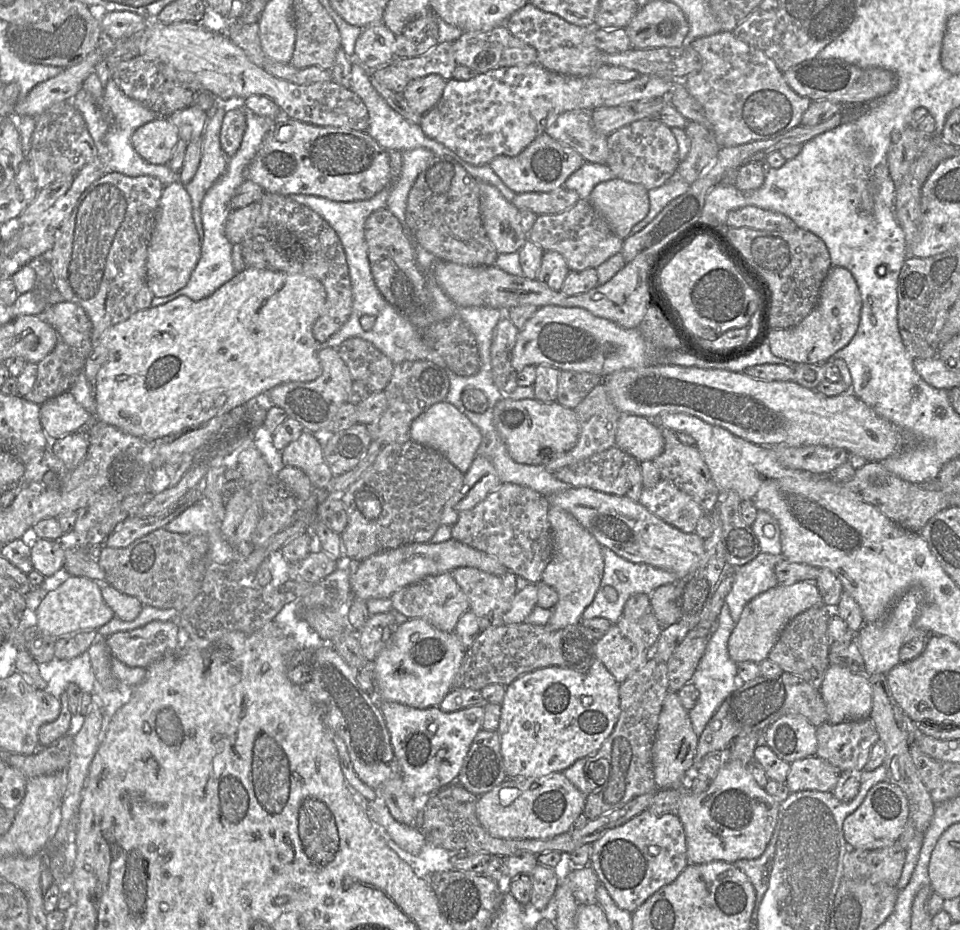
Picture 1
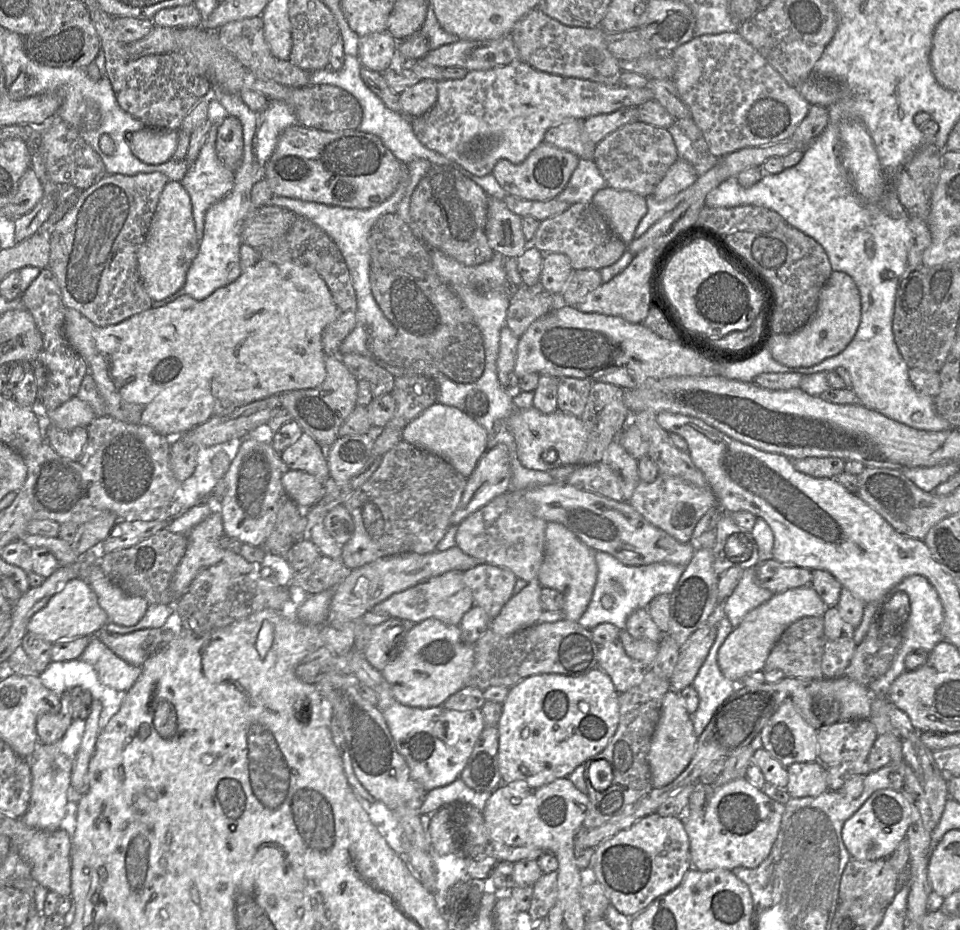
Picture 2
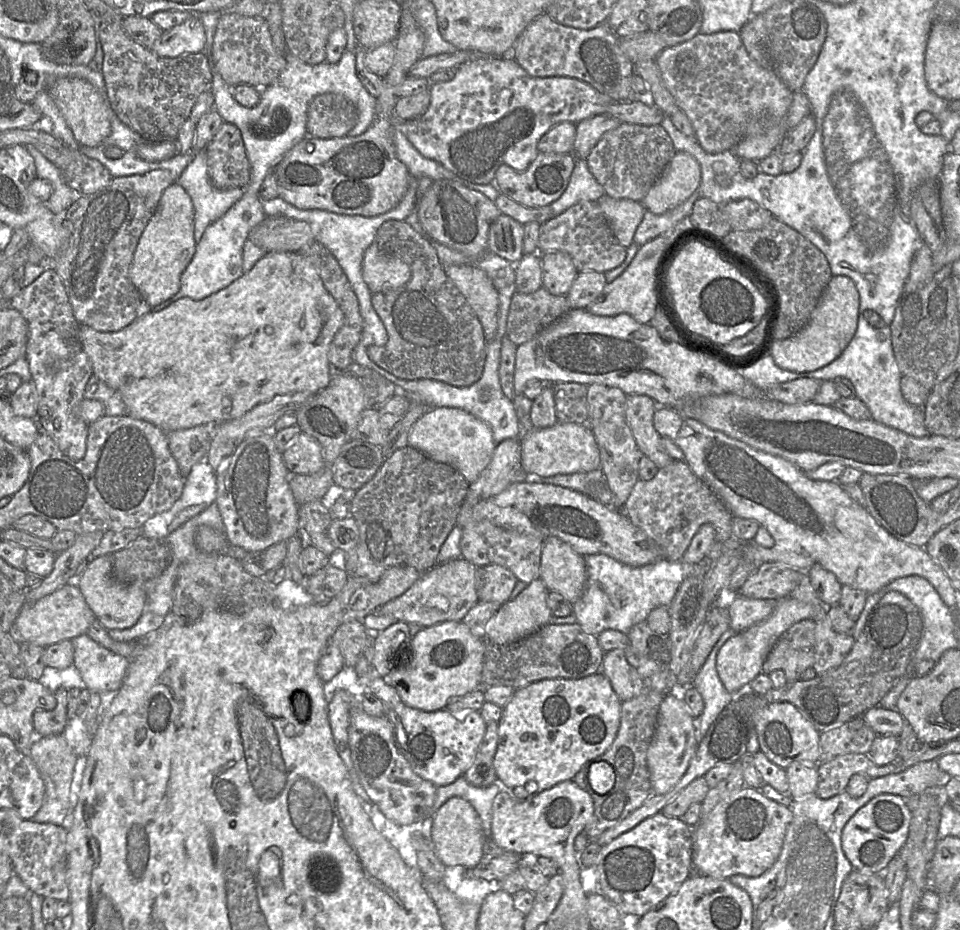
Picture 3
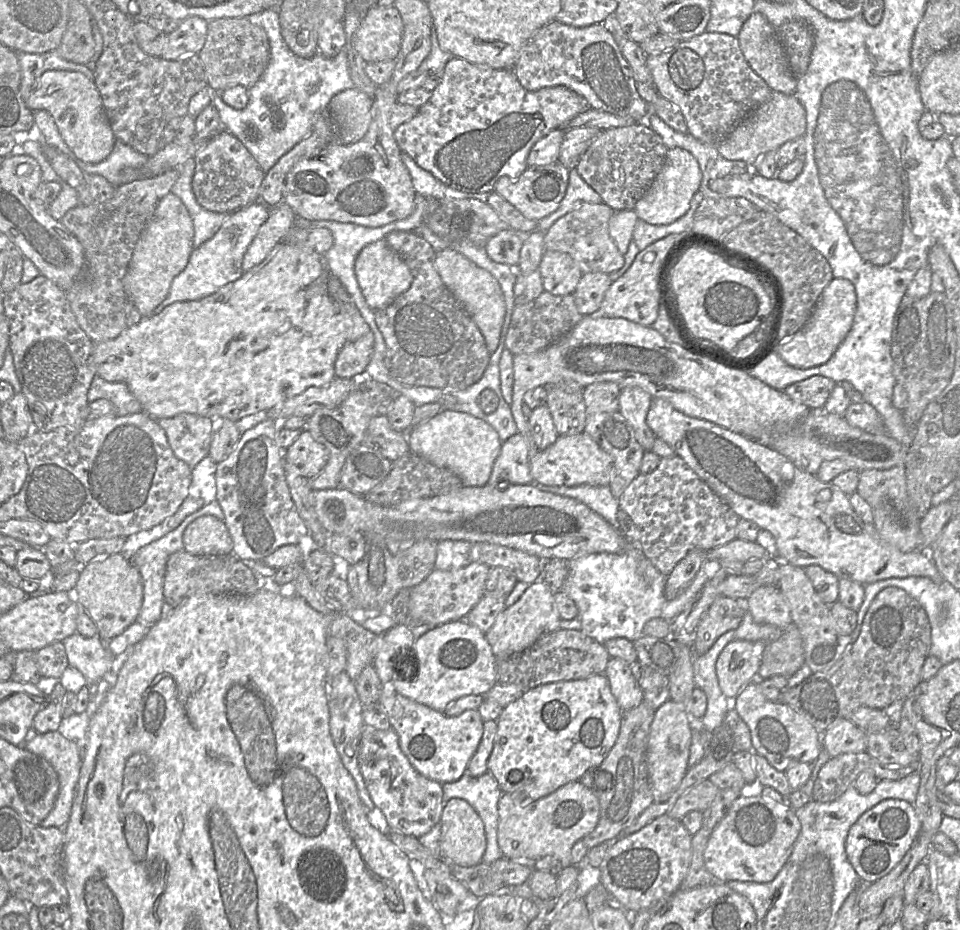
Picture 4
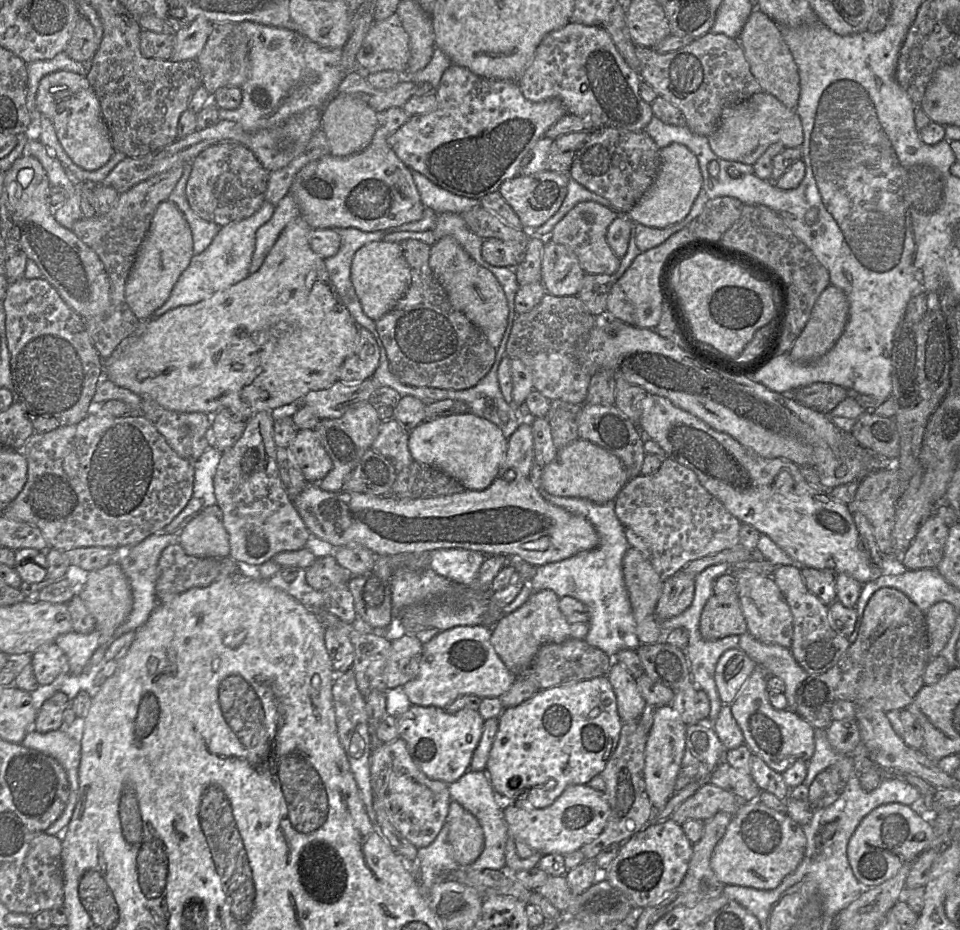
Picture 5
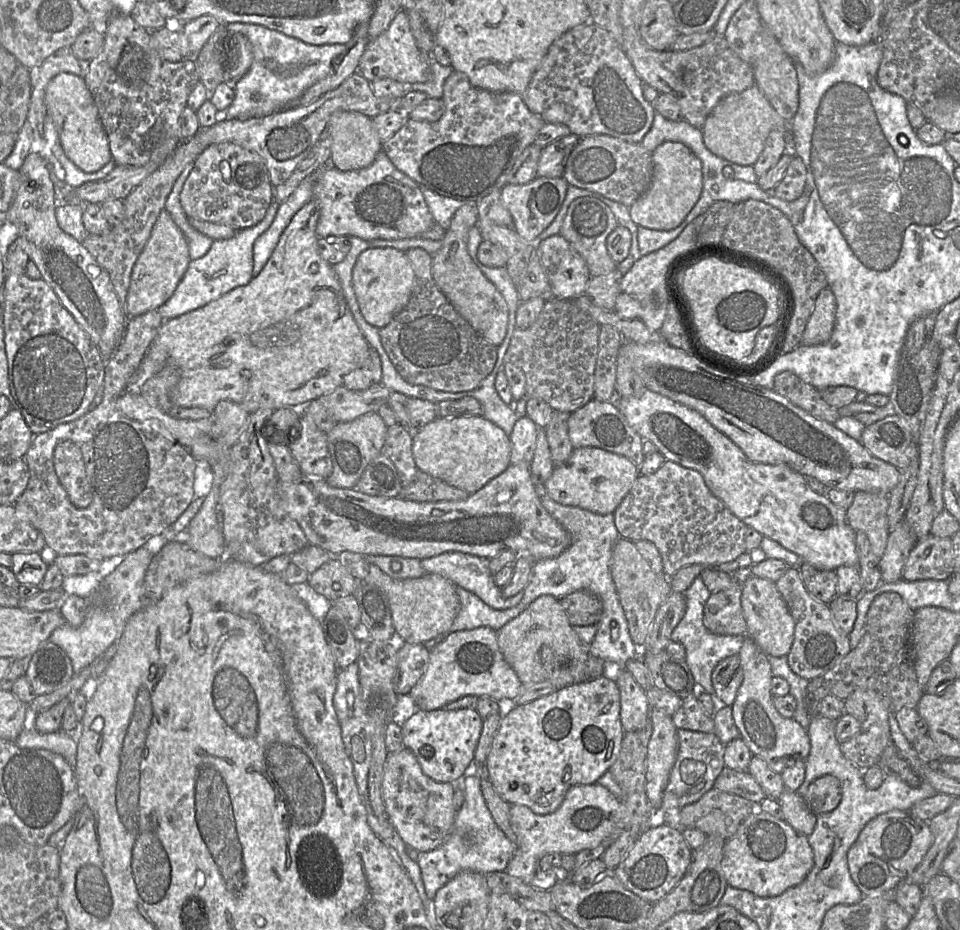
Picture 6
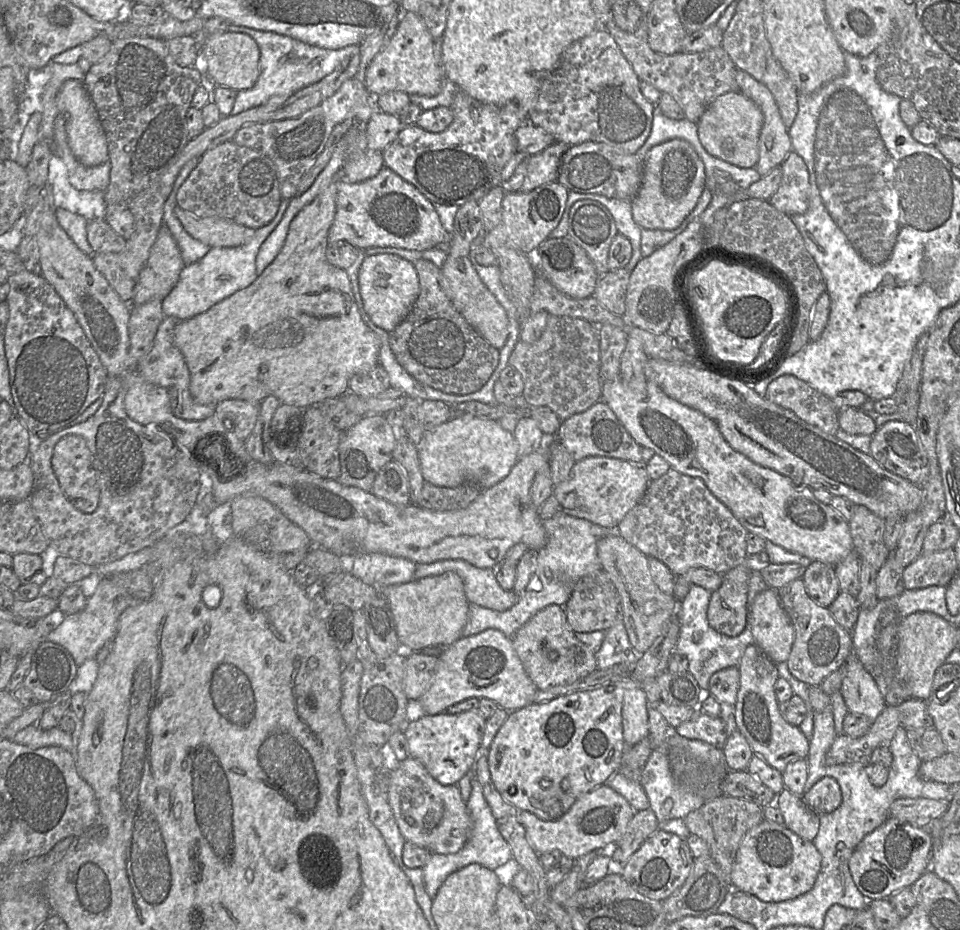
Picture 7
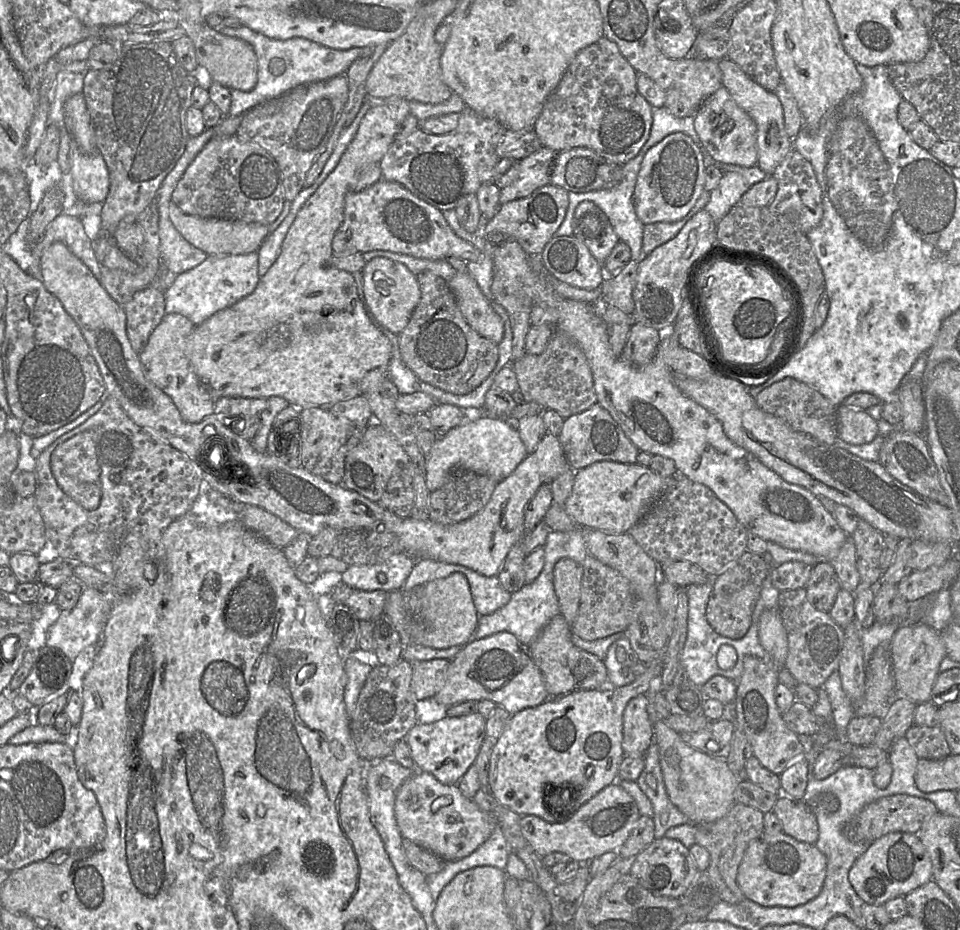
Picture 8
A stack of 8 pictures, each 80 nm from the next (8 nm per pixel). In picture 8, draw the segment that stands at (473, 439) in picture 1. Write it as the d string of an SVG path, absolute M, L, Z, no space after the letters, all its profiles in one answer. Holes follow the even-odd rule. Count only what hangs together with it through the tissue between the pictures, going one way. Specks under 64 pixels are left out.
M475 415L445 436L438 437L425 457L425 481L430 492L441 488L453 470L489 476L497 482L508 477L528 455L516 429L504 417Z

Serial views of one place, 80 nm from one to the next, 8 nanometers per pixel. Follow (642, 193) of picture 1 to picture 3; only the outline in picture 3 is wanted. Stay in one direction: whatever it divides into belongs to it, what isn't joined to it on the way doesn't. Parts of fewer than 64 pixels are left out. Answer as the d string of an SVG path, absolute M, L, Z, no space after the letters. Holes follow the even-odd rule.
M606 194L597 202L619 244L624 248L629 247L646 211L644 206L641 202L614 199Z

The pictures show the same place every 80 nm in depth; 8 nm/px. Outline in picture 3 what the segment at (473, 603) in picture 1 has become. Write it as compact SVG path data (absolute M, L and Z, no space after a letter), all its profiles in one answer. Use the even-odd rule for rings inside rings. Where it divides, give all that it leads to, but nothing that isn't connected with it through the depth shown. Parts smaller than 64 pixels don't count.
M488 565L477 568L478 602L490 602L502 606L509 600L517 581L511 571L501 566Z

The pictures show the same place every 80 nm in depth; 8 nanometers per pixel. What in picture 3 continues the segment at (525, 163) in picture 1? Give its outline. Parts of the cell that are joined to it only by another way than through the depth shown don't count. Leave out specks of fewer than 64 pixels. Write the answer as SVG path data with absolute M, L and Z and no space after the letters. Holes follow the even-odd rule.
M538 152L536 158L523 172L517 172L508 165L501 165L495 174L494 183L499 192L513 201L530 208L550 205L565 191L576 158L570 154Z

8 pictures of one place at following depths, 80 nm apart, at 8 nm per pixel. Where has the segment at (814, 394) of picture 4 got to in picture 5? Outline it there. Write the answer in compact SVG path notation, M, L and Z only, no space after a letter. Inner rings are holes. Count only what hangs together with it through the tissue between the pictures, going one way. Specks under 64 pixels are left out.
M817 382L798 388L791 395L805 407L829 414L849 395L849 391L839 385Z

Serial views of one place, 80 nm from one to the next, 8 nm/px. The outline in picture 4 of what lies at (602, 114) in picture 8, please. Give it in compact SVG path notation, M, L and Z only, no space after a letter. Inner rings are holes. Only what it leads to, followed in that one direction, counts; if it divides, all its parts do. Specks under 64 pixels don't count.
M551 21L540 28L523 46L514 66L520 84L528 91L538 91L546 87L565 86L586 99L590 109L601 110L625 118L633 118L637 123L645 123L650 113L650 104L638 94L633 71L606 23L596 23L586 27L573 27L558 21Z

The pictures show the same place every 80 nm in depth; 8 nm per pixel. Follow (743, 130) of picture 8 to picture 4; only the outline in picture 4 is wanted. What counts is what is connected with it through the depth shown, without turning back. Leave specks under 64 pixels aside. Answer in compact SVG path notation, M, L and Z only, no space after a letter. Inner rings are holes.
M772 93L770 99L759 106L718 145L717 150L727 160L740 160L755 165L767 152L777 151L787 141L806 133L806 112L795 95Z

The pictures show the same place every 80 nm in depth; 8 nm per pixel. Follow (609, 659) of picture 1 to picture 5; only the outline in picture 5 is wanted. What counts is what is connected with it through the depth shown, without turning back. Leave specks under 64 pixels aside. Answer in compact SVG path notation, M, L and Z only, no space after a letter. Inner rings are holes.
M613 661L606 678L617 701L617 711L622 723L638 720L646 706L635 678L618 662Z

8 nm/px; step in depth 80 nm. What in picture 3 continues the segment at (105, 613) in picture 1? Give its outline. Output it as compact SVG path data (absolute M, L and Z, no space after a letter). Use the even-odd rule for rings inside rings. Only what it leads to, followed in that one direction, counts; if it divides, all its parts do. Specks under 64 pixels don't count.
M69 582L42 599L26 604L15 619L10 633L19 643L30 642L47 648L64 640L71 640L87 633L96 619L76 582Z

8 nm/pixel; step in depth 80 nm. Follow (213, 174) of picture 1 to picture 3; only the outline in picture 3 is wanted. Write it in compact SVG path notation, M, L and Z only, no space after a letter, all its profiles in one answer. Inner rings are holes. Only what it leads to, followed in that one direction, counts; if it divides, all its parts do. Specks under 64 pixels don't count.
M204 149L192 154L192 160L175 183L183 187L191 198L196 244L200 242L205 229L222 217L244 192L244 188L220 190L213 186Z

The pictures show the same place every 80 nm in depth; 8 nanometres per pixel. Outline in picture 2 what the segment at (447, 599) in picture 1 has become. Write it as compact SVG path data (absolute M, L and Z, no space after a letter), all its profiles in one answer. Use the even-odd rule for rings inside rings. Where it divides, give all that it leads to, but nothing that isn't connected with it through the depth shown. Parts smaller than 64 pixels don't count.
M449 571L393 594L384 602L374 606L371 611L375 614L388 614L399 620L408 620L414 624L427 619L436 619L447 625L458 626L464 614L473 606L474 599L464 583L463 572Z

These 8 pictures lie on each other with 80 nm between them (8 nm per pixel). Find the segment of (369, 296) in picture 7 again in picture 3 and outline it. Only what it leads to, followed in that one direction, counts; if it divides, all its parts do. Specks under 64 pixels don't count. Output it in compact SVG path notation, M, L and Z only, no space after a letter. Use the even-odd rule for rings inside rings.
M373 242L363 256L362 276L373 294L404 285L411 278L411 270L402 260L384 253Z

